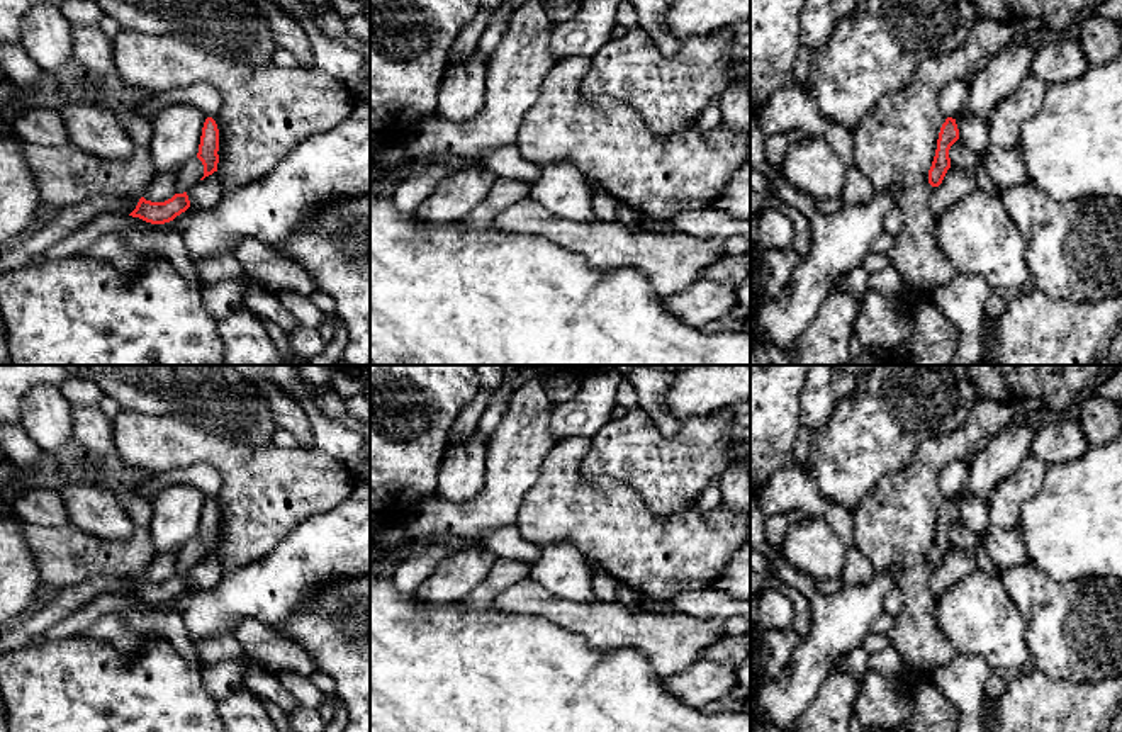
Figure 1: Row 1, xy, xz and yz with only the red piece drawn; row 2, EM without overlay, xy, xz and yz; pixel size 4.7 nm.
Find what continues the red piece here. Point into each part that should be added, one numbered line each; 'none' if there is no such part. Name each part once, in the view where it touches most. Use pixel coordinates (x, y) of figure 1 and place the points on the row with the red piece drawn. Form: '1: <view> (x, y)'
none

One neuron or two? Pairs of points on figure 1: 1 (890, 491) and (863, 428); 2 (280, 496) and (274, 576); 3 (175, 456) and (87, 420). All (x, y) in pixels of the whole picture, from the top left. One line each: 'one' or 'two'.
1: two
2: two
3: two

